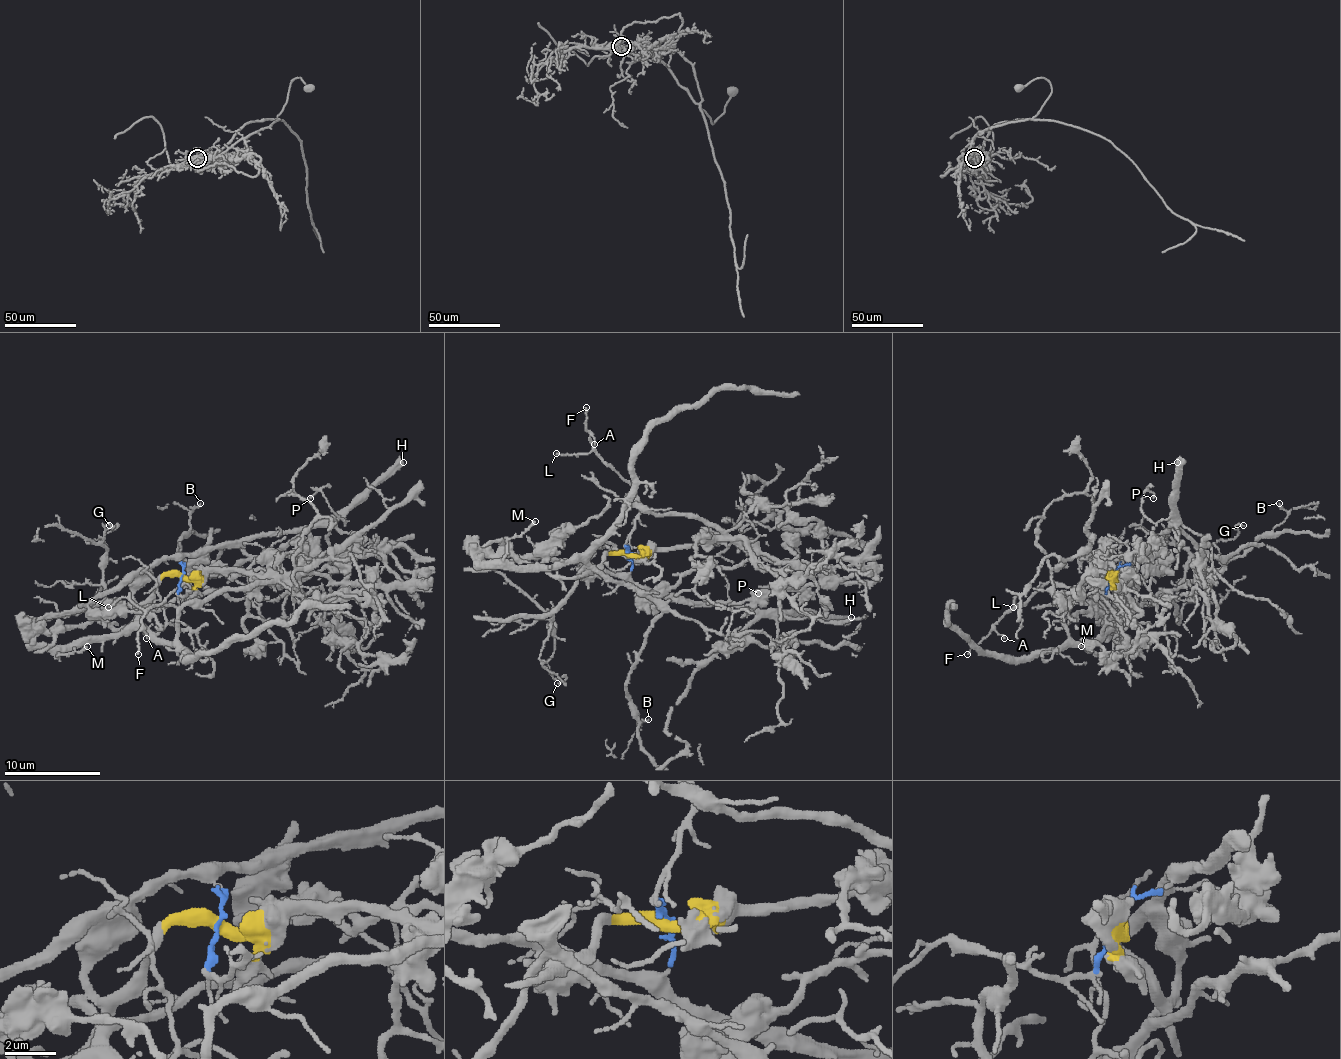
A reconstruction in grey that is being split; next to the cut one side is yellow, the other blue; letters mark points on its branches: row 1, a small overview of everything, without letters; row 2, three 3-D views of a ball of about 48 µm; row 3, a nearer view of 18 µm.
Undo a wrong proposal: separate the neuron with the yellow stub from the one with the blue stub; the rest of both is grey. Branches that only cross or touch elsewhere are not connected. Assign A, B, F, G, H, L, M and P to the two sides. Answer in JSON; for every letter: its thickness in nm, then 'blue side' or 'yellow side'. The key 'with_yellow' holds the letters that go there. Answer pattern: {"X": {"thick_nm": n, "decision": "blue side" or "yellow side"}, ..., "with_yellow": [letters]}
{"A": {"thick_nm": 120, "decision": "blue side"}, "B": {"thick_nm": 110, "decision": "yellow side"}, "F": {"thick_nm": 120, "decision": "blue side"}, "G": {"thick_nm": 110, "decision": "yellow side"}, "H": {"thick_nm": 550, "decision": "blue side"}, "L": {"thick_nm": 120, "decision": "blue side"}, "M": {"thick_nm": 170, "decision": "yellow side"}, "P": {"thick_nm": 100, "decision": "blue side"}, "with_yellow": ["B", "G", "M"]}

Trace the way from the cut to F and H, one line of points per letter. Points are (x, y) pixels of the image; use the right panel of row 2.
F: (1113, 574), (1108, 588), (1096, 595), (1048, 584), (1005, 615), (967, 653)
H: (1113, 574), (1137, 560), (1170, 528), (1170, 493), (1177, 461)

